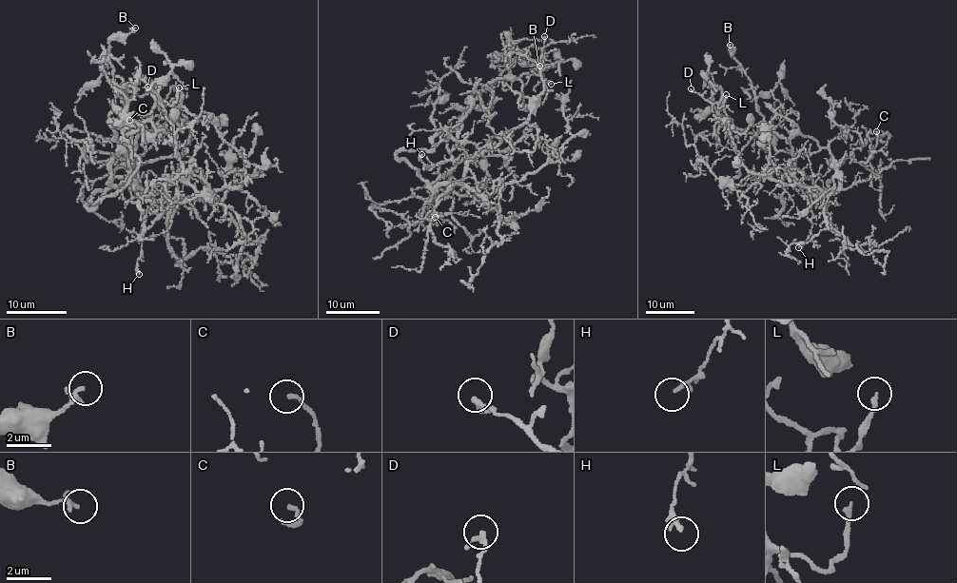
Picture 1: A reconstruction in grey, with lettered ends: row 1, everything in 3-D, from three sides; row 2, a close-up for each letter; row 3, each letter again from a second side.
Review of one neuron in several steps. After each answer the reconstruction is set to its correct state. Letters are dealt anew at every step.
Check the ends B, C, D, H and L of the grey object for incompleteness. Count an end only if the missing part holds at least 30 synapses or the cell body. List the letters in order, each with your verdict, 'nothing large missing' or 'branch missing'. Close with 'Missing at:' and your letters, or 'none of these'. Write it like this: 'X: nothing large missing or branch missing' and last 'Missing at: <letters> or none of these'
B: nothing large missing
C: nothing large missing
D: nothing large missing
H: nothing large missing
L: nothing large missing
Missing at: none of these

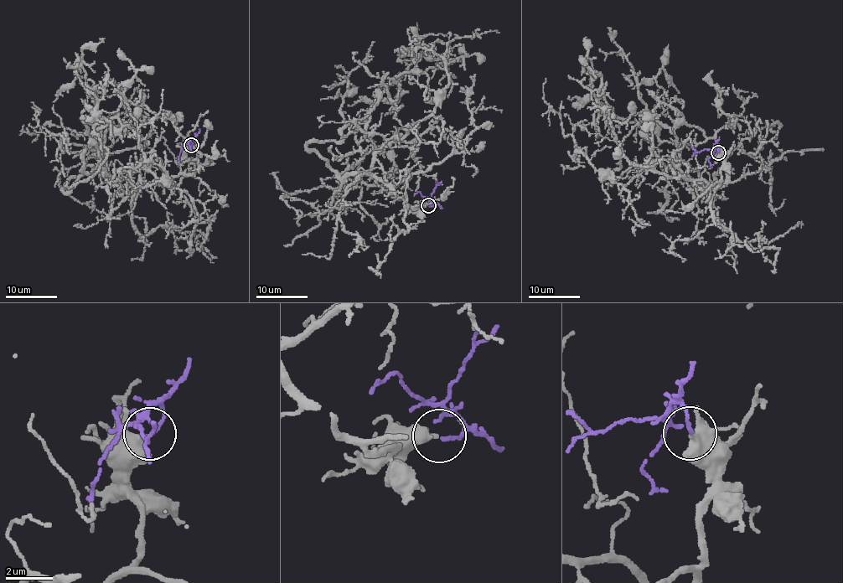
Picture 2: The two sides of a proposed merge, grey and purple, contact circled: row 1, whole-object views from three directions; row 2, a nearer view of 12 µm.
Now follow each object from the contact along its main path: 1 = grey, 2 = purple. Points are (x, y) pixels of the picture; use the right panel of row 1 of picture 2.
1: (718, 152), (716, 189), (726, 162), (713, 138), (683, 143), (649, 112), (614, 116), (586, 64), (586, 37)
2: (718, 152), (716, 145), (708, 159), (713, 164)

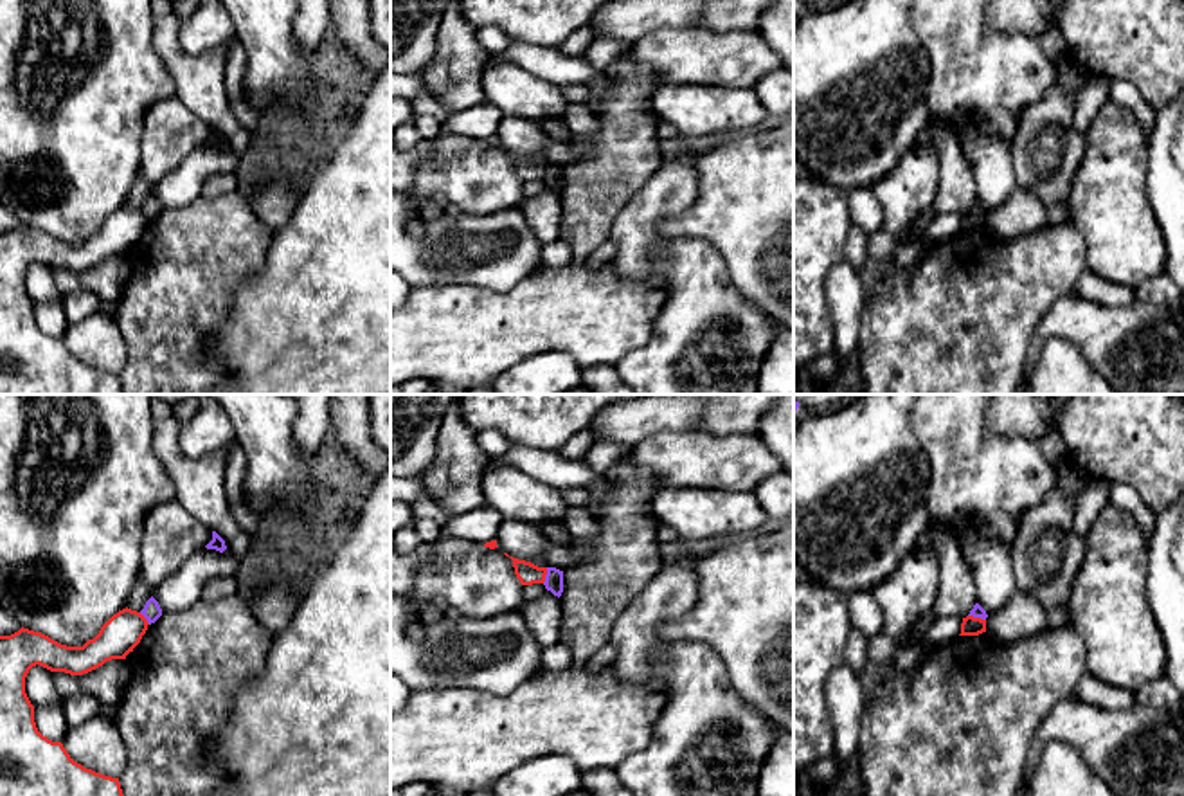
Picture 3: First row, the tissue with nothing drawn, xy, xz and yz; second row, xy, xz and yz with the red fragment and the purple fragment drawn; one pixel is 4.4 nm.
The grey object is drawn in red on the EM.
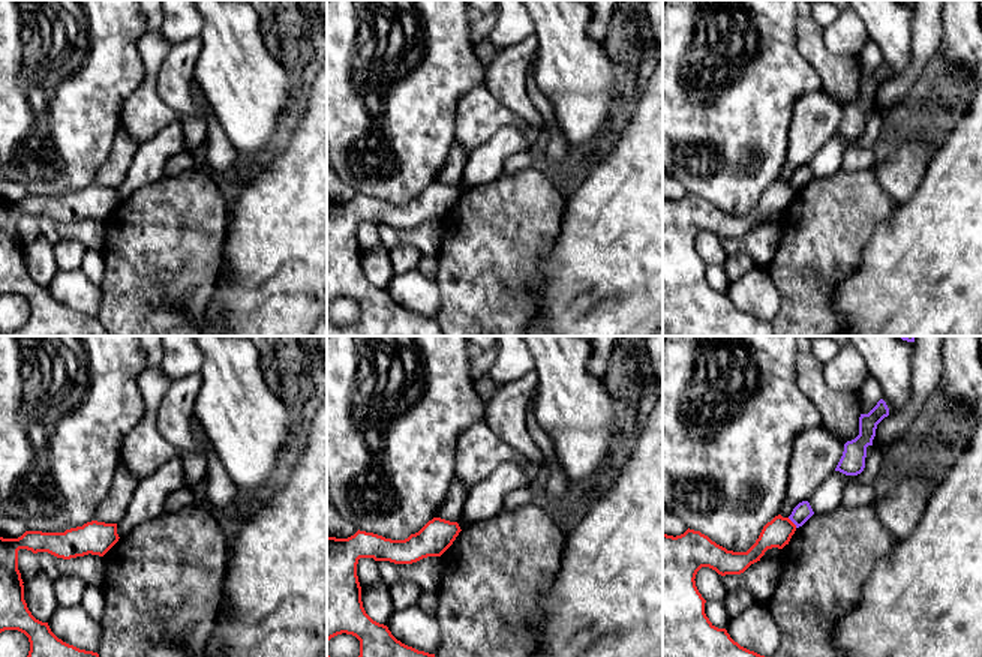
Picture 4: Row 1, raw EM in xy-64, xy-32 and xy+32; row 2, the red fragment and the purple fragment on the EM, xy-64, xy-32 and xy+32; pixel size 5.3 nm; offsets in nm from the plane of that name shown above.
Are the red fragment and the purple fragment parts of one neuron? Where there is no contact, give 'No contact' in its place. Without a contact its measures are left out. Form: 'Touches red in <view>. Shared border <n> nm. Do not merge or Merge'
Touches red in xz. Shared border 80 nm. Do not merge

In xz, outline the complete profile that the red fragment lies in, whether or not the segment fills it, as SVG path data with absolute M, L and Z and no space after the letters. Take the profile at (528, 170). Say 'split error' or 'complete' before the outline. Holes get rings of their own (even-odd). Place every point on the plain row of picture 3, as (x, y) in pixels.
complete; M509 153L509 155L513 157L515 171L522 182L533 182L533 180L545 178L547 164L538 164L531 158L518 157L513 153Z

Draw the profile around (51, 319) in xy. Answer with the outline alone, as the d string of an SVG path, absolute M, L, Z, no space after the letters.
M61 301L36 303L34 319L38 328L52 339L61 339L68 326Z

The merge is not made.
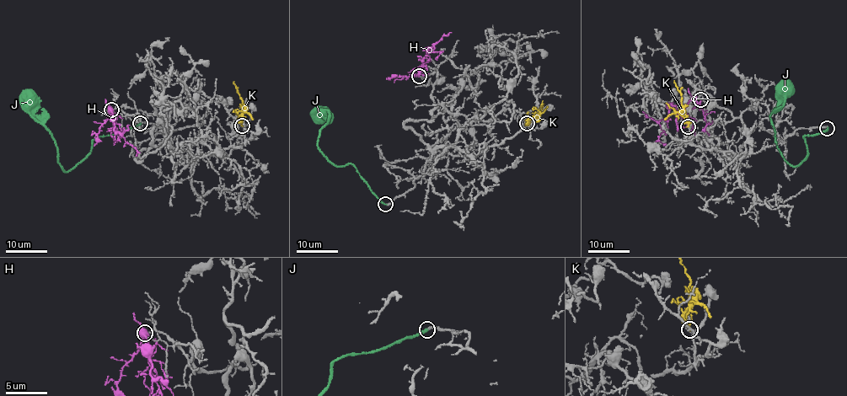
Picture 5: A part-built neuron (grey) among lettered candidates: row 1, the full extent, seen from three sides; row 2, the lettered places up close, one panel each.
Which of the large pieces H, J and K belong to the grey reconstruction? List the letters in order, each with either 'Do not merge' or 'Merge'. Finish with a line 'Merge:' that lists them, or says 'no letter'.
H: Do not merge
J: Merge
K: Do not merge
Merge: J

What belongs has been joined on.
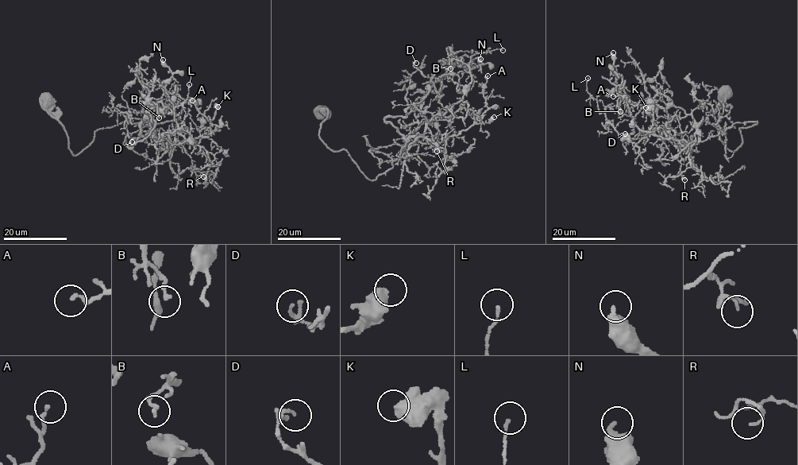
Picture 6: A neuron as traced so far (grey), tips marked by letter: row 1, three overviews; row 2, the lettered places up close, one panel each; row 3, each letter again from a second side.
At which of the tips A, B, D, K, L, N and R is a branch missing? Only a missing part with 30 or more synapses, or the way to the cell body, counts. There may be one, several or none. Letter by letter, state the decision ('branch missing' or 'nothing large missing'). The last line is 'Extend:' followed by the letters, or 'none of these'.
A: nothing large missing
B: nothing large missing
D: nothing large missing
K: nothing large missing
L: nothing large missing
N: nothing large missing
R: nothing large missing
Extend: none of these

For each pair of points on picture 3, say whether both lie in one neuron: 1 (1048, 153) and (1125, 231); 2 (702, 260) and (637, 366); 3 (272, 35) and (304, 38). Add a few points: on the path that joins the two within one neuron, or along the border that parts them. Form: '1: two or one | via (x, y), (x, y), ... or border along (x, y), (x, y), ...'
1: two | border along (1084, 135), (1084, 157), (1073, 179), (1067, 204)
2: one | via (699, 287), (699, 308), (664, 343)
3: two | border along (292, 18), (292, 38), (312, 54)

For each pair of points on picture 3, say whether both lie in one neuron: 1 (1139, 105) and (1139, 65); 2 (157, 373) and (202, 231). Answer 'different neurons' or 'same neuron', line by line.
1: different neurons
2: same neuron

